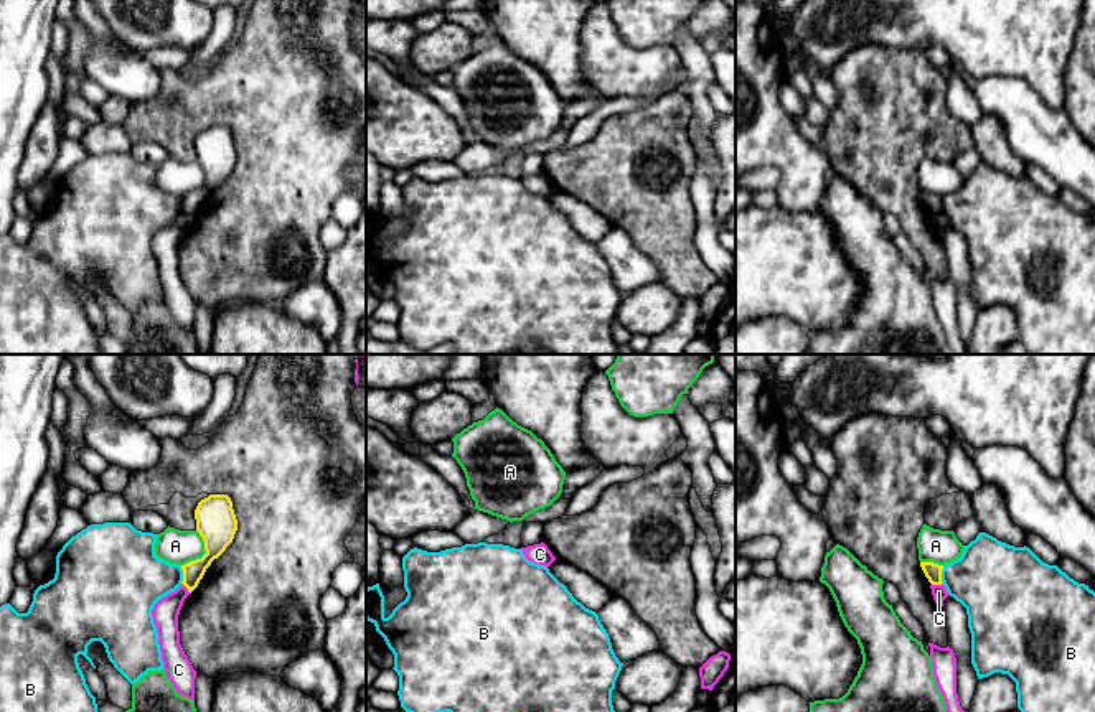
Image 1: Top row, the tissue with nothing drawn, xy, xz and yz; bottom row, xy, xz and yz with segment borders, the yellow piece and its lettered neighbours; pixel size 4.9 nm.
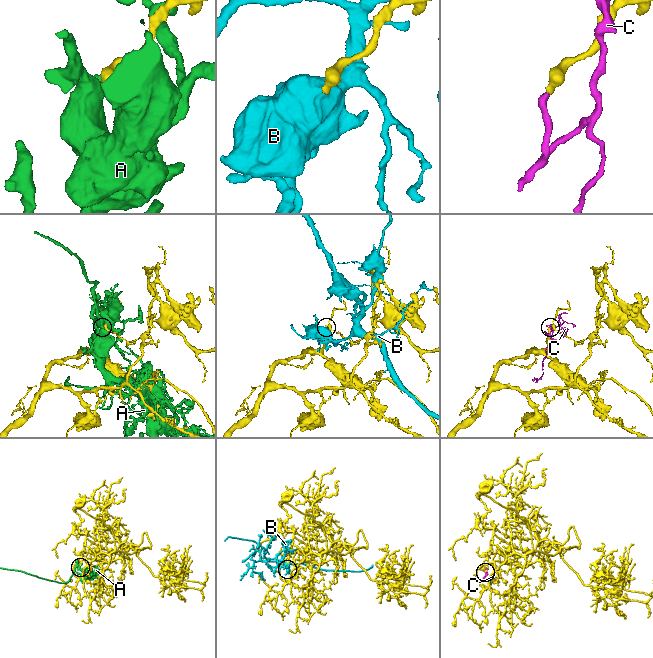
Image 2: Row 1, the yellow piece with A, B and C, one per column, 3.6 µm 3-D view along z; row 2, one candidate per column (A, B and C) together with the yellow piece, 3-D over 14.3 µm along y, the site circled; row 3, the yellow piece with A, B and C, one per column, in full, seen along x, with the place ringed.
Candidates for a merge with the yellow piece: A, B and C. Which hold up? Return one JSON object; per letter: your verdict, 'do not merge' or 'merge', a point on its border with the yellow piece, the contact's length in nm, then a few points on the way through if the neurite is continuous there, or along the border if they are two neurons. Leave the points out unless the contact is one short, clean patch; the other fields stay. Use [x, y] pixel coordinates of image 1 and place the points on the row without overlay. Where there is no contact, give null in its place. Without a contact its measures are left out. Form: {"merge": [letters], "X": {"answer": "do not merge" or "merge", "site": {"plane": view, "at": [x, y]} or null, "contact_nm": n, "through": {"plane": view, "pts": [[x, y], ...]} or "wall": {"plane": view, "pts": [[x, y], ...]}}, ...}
{"merge": [], "A": {"answer": "do not merge", "site": {"plane": "xy", "at": [206, 183]}, "contact_nm": 200}, "B": {"answer": "do not merge", "site": {"plane": "xy", "at": [183, 205]}, "contact_nm": 90}, "C": {"answer": "do not merge", "site": {"plane": "yz", "at": [937, 215]}, "contact_nm": 60}}

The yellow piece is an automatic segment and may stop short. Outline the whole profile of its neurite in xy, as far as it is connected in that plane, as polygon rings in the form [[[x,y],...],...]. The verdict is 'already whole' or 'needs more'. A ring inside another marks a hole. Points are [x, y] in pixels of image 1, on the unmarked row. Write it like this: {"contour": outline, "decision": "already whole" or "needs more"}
{"contour": [[[209,125],[201,130],[195,140],[195,150],[196,162],[204,171],[206,185],[201,190],[181,196],[181,214],[190,224],[198,218],[211,193],[233,173],[237,162],[237,150],[228,125]]], "decision": "already whole"}

